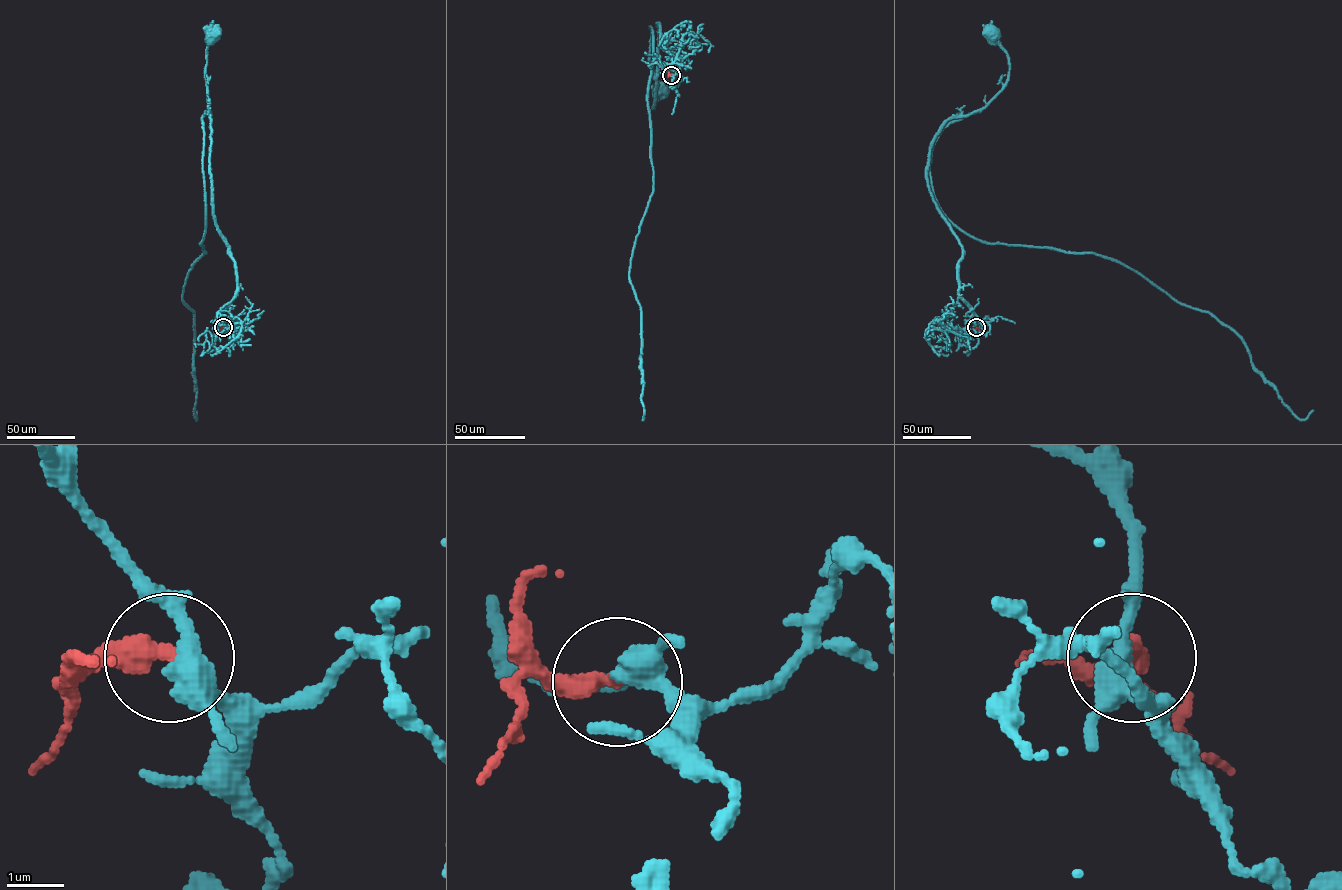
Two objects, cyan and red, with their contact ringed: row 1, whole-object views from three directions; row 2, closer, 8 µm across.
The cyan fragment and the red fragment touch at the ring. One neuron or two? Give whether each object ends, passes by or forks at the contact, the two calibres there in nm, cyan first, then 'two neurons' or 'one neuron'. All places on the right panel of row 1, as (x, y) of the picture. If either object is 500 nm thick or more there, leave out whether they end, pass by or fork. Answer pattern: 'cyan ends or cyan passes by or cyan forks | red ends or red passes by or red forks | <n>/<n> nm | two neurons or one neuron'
cyan forks | red ends | 360/400 nm | two neurons

